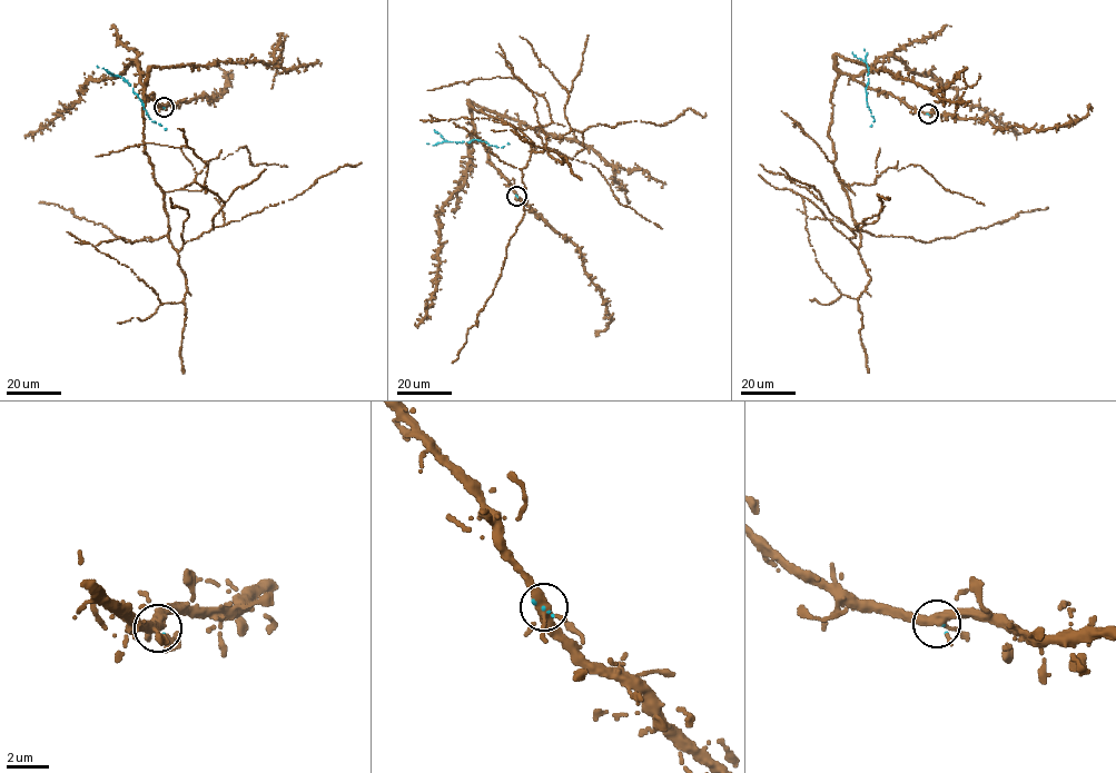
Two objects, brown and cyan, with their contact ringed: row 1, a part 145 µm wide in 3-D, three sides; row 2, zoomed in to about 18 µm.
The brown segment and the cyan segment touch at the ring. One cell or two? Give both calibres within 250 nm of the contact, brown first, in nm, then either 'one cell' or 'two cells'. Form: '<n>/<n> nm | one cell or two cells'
360/140 nm | one cell

